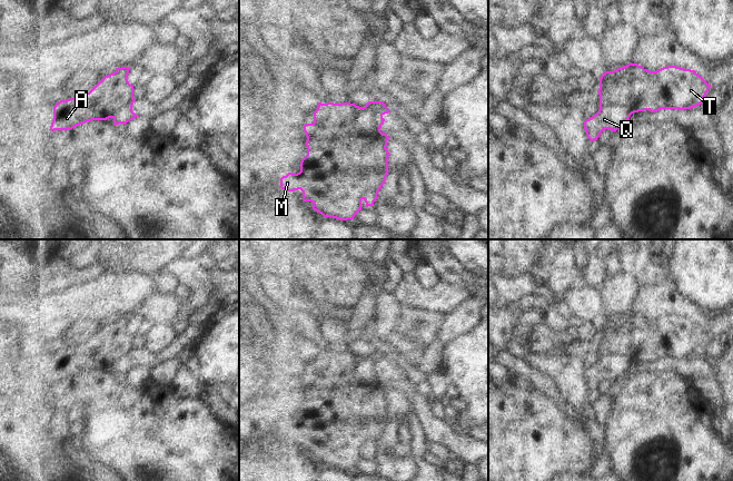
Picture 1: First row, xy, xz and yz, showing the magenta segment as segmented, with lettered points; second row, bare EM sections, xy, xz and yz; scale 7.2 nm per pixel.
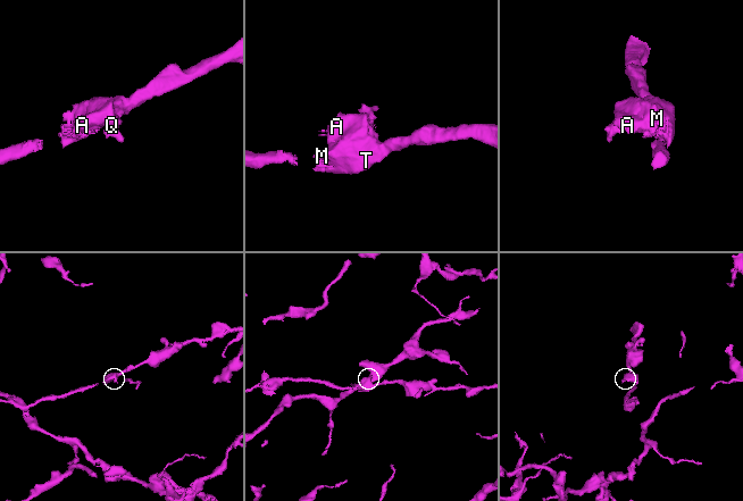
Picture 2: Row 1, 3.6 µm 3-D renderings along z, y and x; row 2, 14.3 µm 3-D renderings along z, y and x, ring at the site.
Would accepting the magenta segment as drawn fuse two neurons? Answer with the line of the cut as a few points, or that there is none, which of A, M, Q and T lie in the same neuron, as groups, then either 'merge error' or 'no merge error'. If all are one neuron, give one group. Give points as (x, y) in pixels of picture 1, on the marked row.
cut in xz along (374, 101), (375, 127), (387, 139); A M T / Q; merge error

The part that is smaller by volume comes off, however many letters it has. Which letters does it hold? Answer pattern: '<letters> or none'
Q

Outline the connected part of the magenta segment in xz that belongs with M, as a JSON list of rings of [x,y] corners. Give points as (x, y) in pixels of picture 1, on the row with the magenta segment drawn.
[[[368,101],[365,107],[350,102],[334,104],[318,102],[314,111],[314,122],[305,124],[307,155],[300,161],[300,171],[288,173],[280,178],[280,188],[287,192],[300,189],[303,200],[311,202],[313,209],[324,217],[333,217],[339,220],[354,219],[355,215],[361,210],[361,200],[366,207],[373,206],[382,186],[385,184],[388,174],[388,156],[386,148],[387,139],[384,138],[375,125],[375,101]]]

